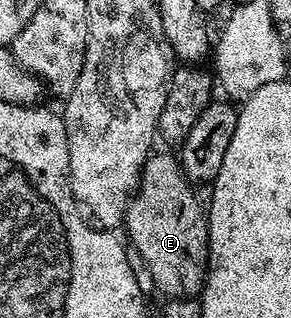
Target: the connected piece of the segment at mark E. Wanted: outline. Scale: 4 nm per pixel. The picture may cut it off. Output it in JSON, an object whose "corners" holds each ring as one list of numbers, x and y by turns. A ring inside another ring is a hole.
{"corners":[[148,155,125,217,126,239,140,251,155,288,167,298,195,298,207,280,207,217,178,159]]}

